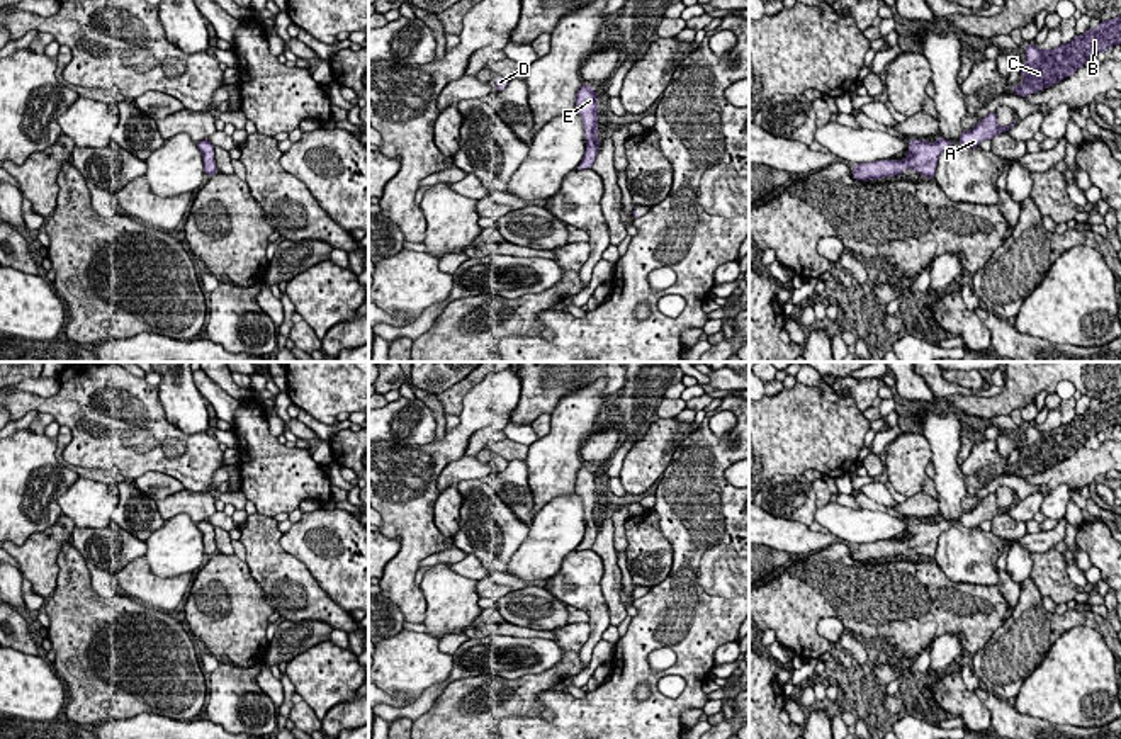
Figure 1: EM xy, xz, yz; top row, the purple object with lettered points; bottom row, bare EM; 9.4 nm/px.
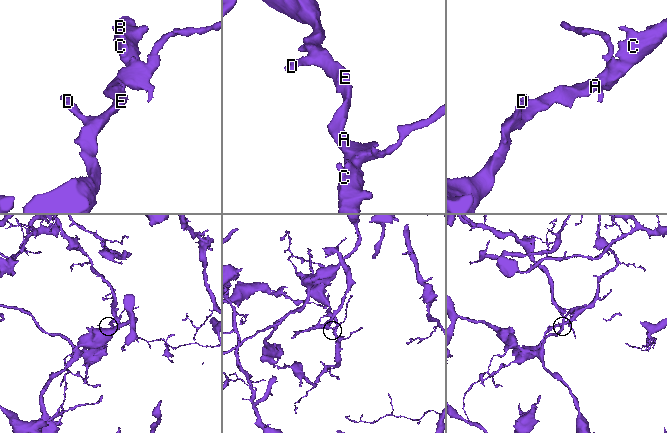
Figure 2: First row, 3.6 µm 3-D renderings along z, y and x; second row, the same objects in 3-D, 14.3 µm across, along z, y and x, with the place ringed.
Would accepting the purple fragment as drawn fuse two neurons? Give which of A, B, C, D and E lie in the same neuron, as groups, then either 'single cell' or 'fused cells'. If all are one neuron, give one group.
A B C D E; single cell

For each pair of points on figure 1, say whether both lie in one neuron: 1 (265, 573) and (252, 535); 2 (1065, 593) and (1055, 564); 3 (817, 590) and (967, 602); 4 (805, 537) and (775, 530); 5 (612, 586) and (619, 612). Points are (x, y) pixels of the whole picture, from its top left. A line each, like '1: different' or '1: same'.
1: same
2: same
3: same
4: same
5: same

